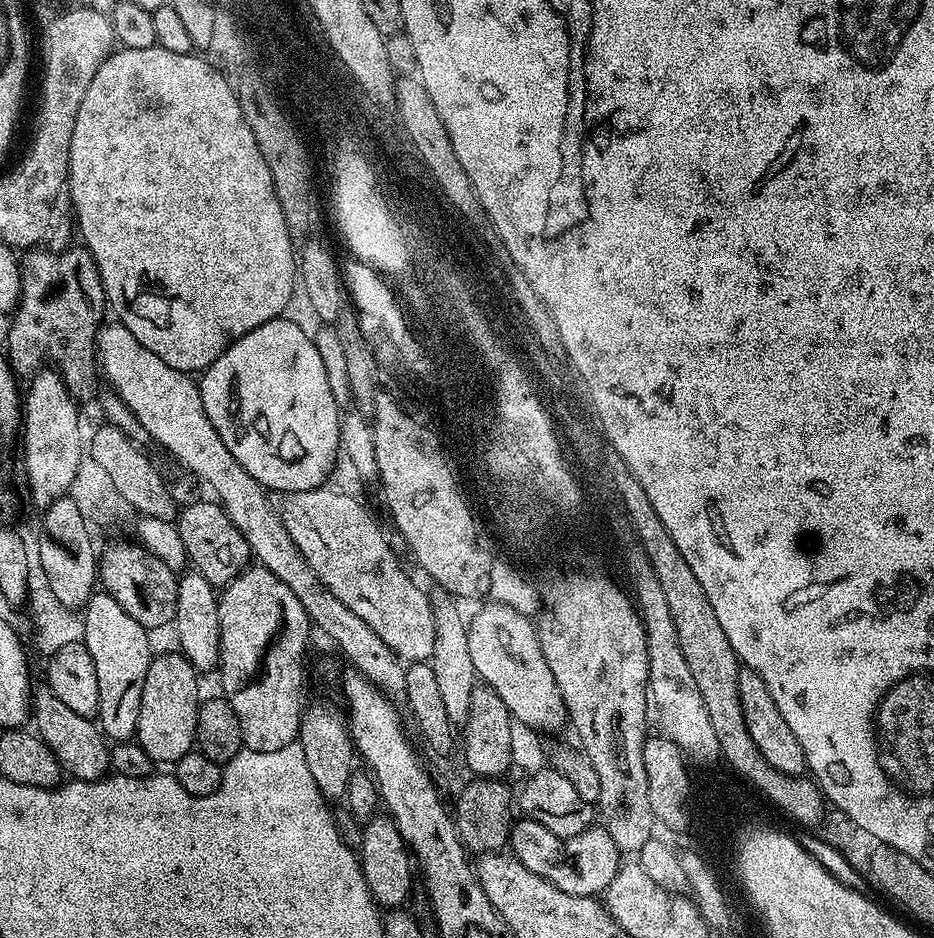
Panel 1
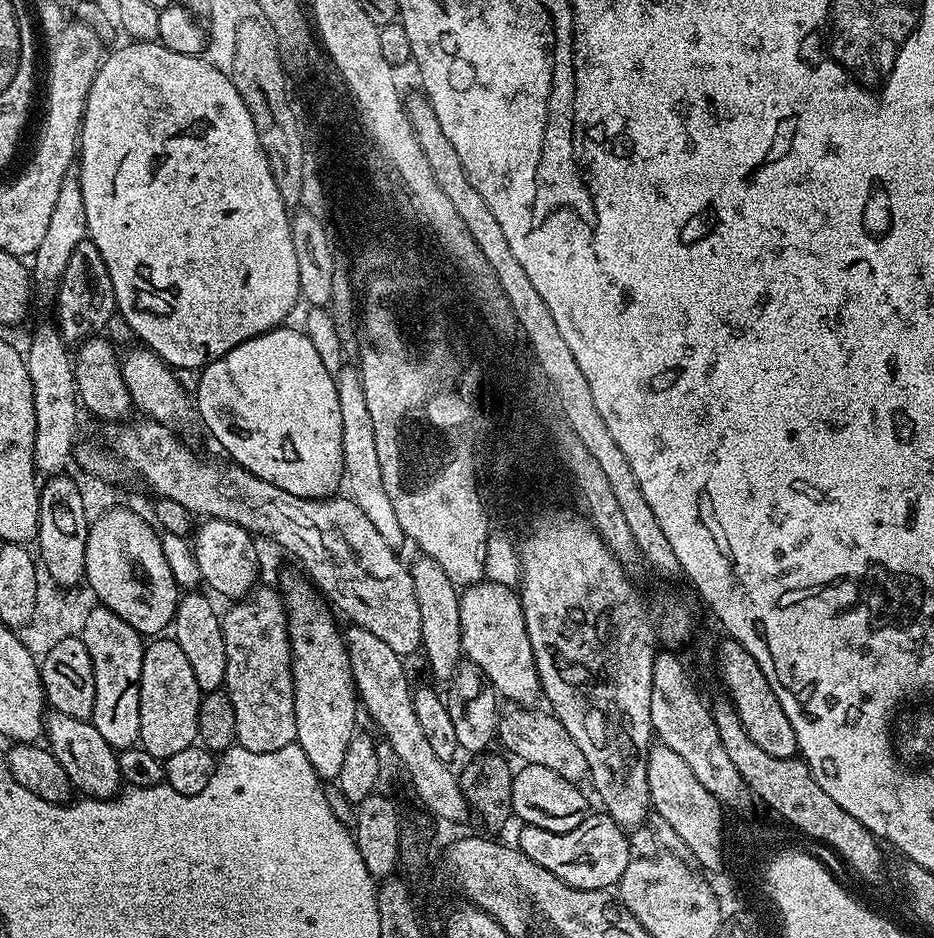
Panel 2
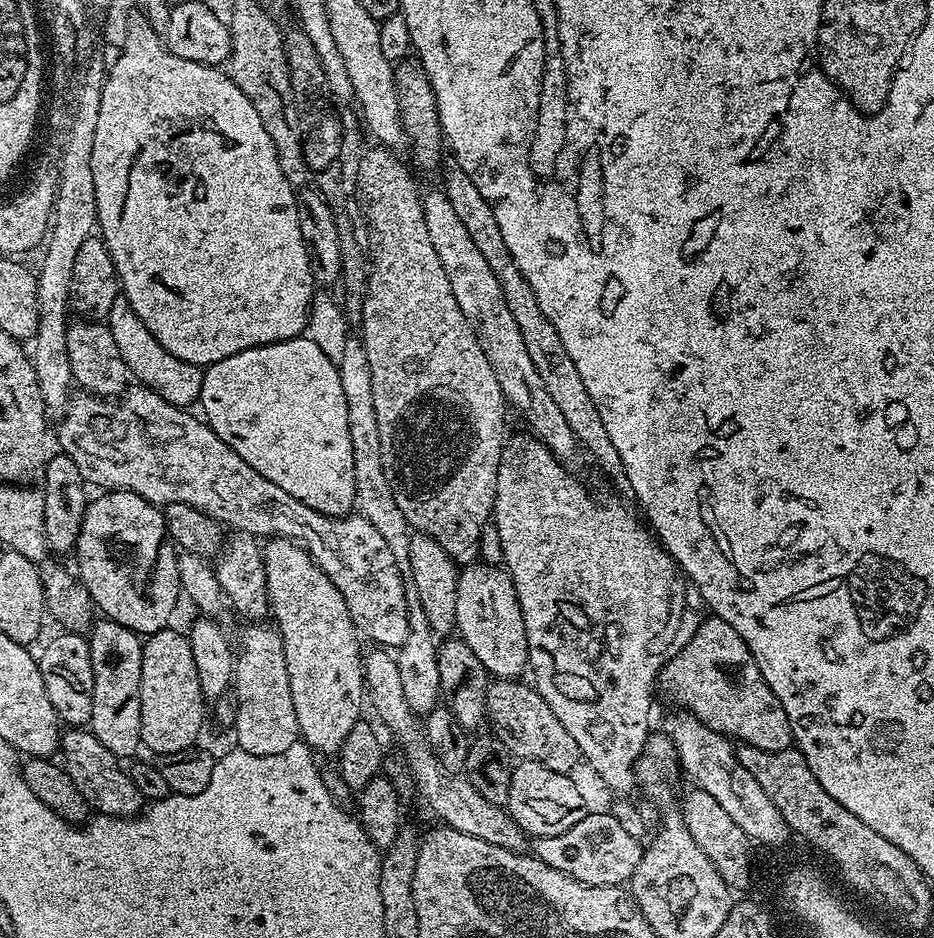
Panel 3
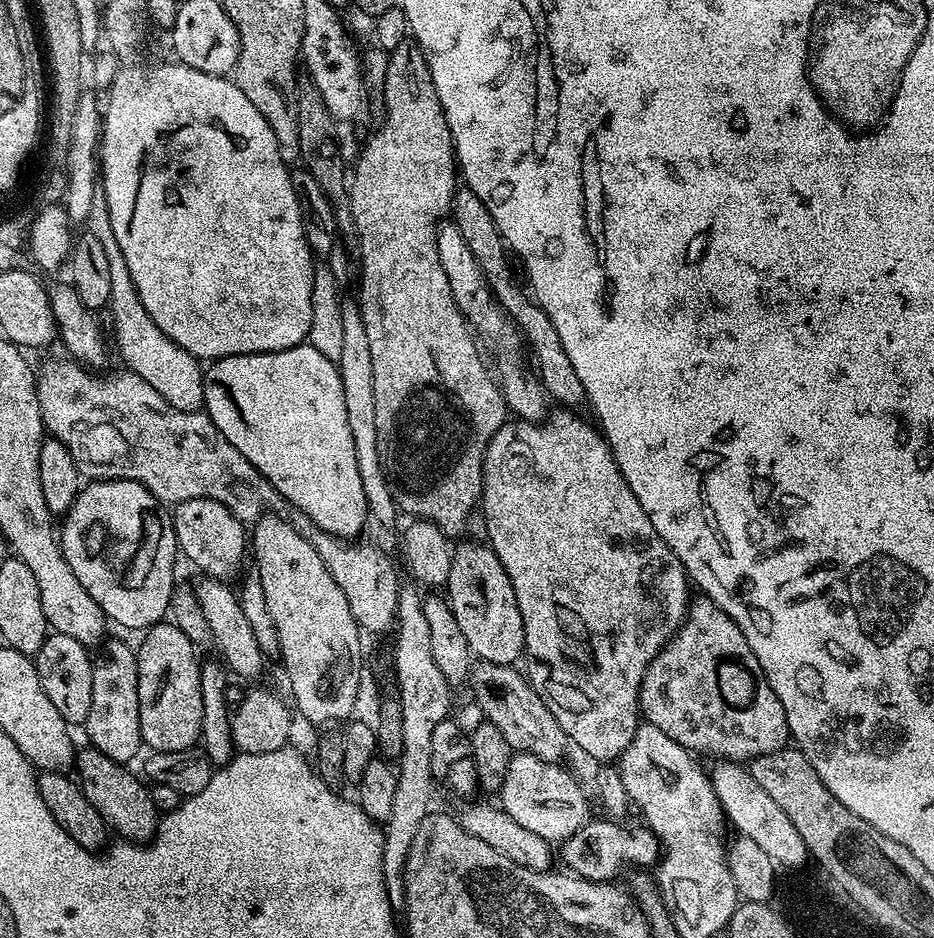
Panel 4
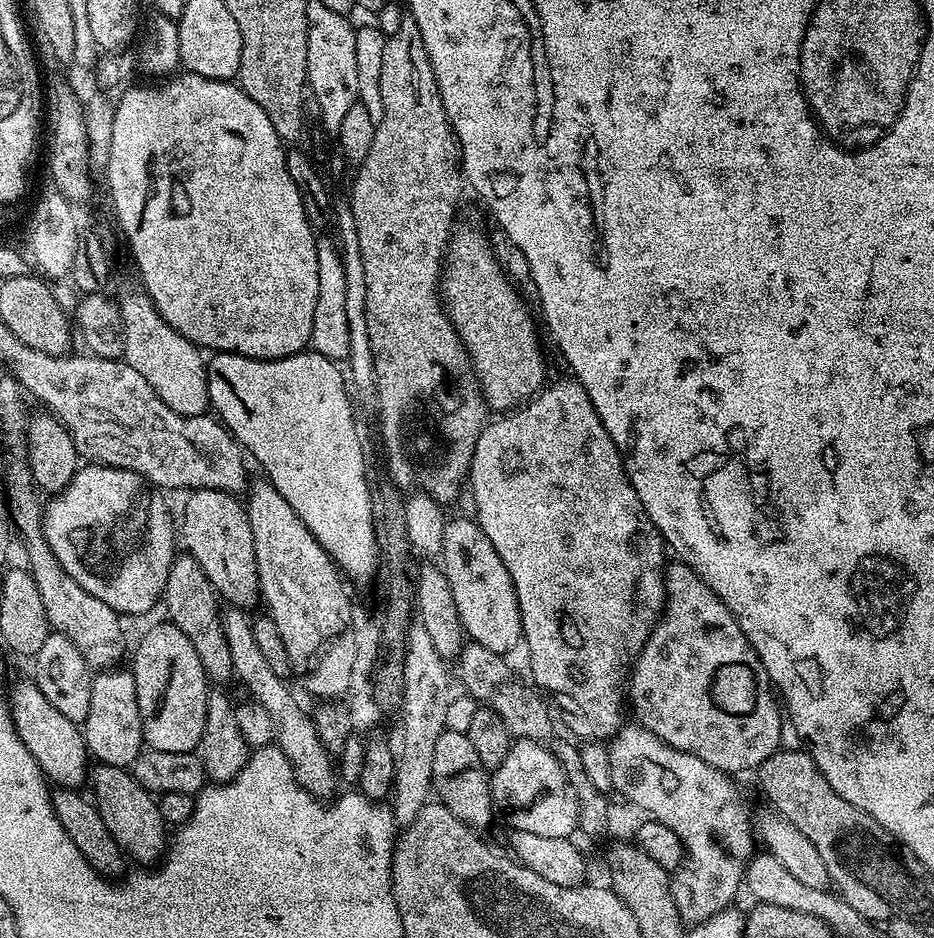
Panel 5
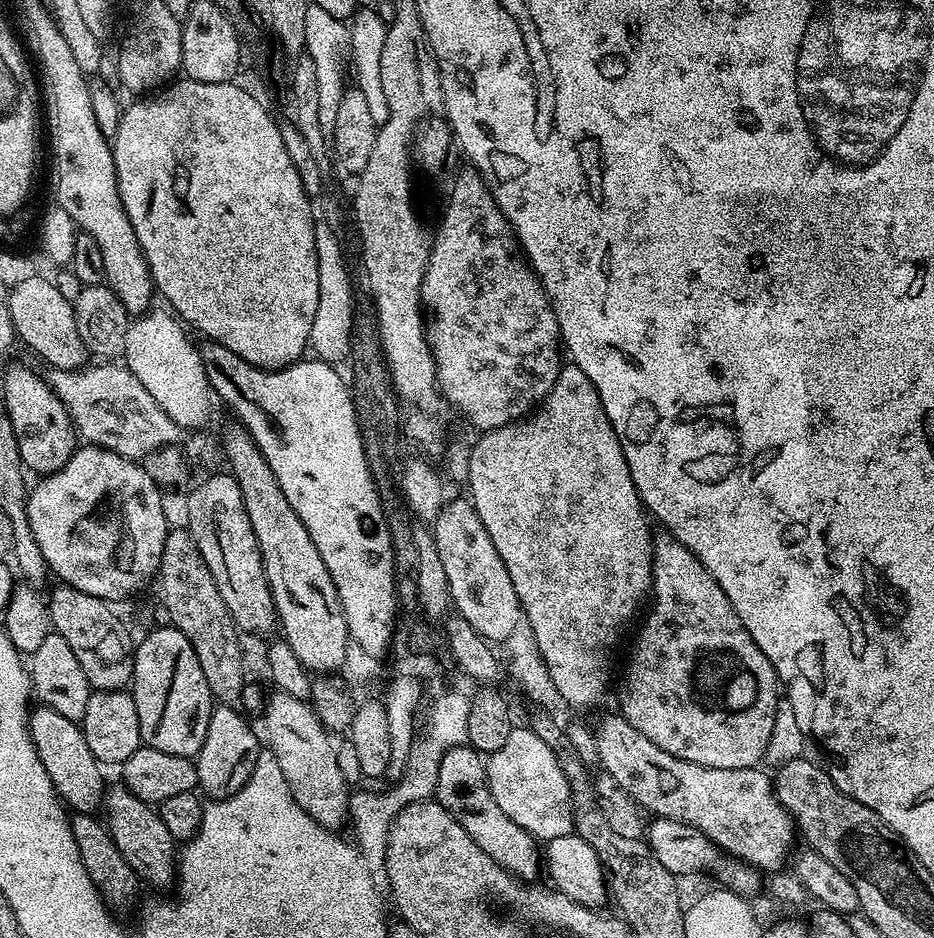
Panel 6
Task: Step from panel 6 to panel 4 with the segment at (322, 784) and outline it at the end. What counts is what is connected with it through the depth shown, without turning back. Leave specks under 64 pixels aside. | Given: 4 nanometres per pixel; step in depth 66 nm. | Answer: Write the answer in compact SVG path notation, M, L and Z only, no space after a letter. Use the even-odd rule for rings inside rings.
M205 575L199 579L196 584L193 583L192 589L209 626L211 643L220 647L219 659L233 677L241 676L244 680L252 680L248 682L259 681L256 679L264 672L266 657L254 639L254 629L251 628L250 621L246 618L246 614L242 614L239 595L233 589L231 591L225 581Z

